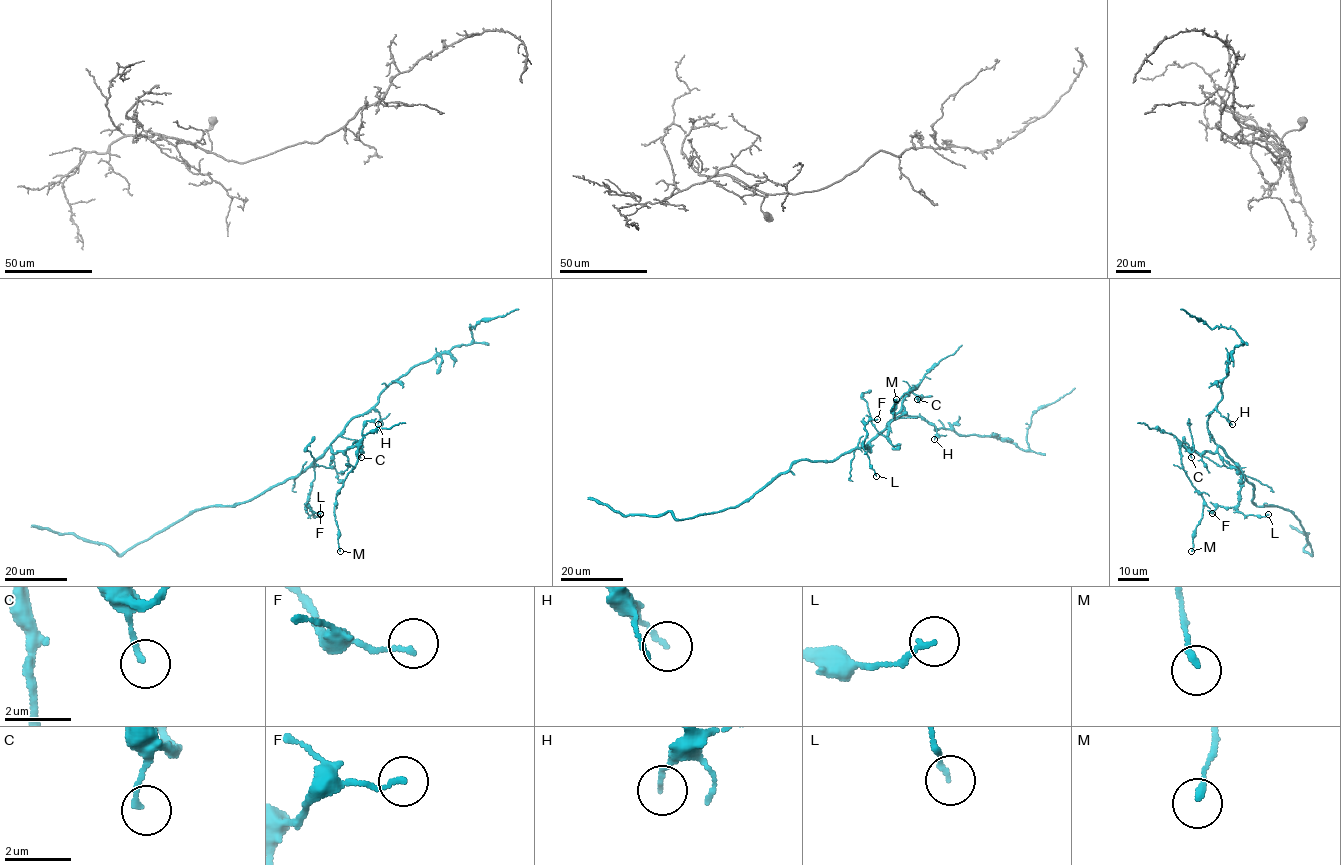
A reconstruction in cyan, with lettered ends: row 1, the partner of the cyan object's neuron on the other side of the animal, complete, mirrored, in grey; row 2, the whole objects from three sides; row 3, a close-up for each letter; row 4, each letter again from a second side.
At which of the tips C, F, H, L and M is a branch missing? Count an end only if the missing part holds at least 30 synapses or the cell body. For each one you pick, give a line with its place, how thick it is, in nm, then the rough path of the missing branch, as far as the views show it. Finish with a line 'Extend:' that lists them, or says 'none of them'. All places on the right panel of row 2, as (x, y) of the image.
Extend: none of them

